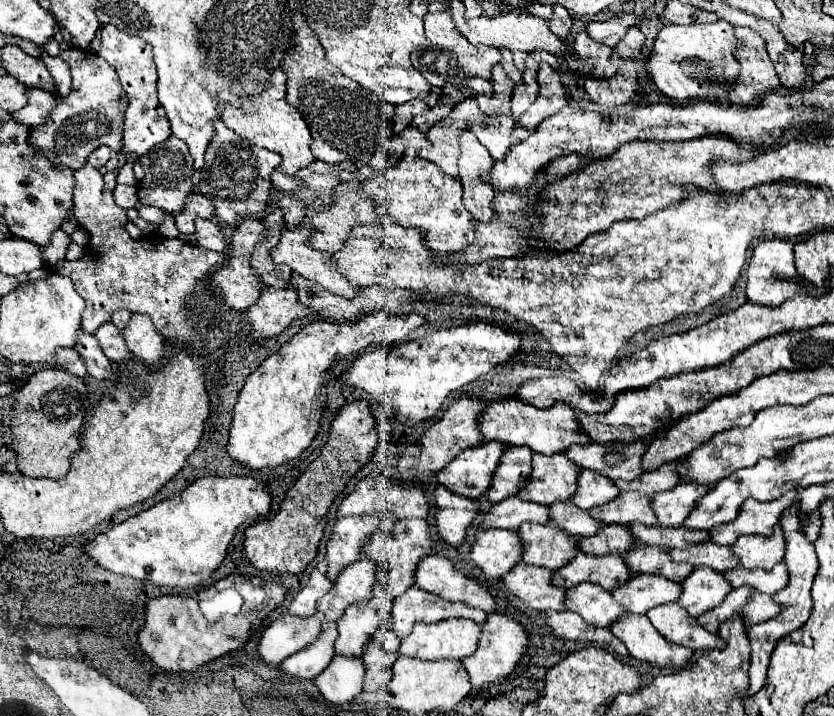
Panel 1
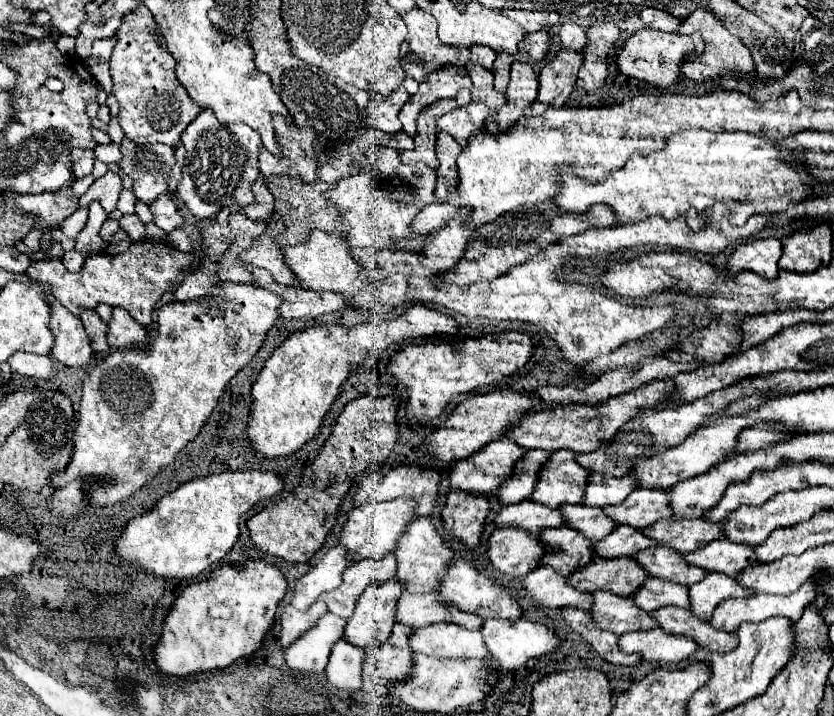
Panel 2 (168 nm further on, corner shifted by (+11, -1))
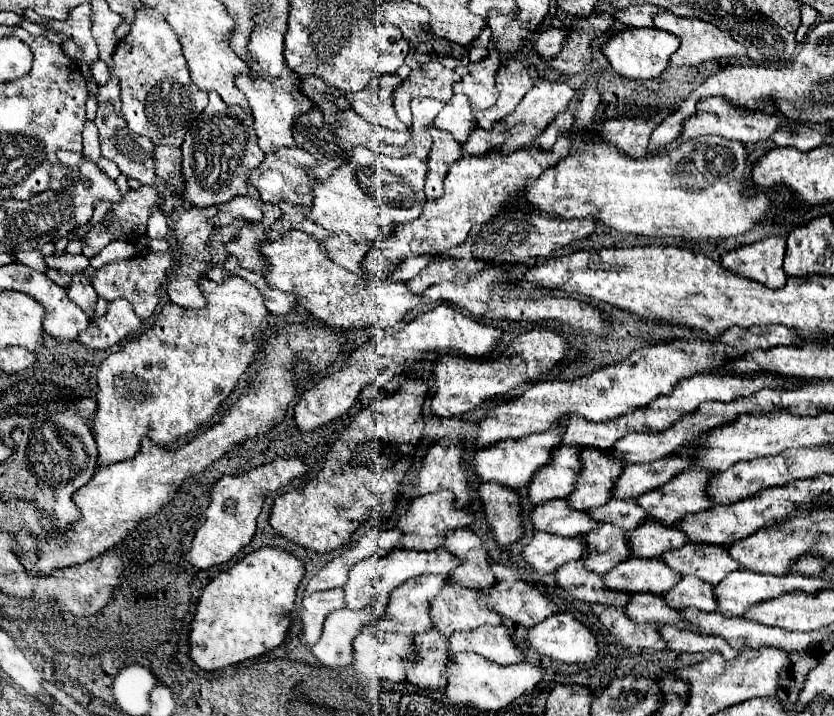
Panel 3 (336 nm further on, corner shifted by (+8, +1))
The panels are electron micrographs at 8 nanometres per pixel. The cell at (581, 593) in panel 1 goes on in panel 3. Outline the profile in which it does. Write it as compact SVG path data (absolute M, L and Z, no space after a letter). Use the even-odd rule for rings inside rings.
M629 594L629 600L625 604L625 614L635 622L655 622L657 626L665 624L677 624L679 612L665 606L663 600L657 594Z

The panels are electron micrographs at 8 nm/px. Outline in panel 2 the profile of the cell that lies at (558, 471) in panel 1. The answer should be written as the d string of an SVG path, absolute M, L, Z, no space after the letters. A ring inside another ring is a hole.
M572 450L554 452L540 472L540 480L536 484L532 500L548 508L580 504L584 500L588 476L590 472L578 464L576 453Z

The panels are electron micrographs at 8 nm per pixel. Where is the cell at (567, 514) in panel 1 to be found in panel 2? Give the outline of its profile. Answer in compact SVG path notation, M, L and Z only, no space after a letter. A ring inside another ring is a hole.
M570 504L570 506L562 506L560 512L564 512L568 526L576 528L578 532L584 532L584 536L588 536L588 540L592 540L592 542L602 540L618 526L618 522L612 520L610 516L606 516L602 512L602 508L588 508L584 504Z

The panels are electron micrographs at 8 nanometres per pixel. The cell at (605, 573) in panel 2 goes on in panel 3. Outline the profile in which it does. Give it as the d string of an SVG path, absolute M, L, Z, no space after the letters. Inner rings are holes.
M631 556L631 558L627 558L627 562L619 562L619 566L615 566L615 570L609 570L601 578L607 586L611 586L611 590L617 590L617 592L663 594L663 592L671 590L671 586L675 586L681 576L677 572L673 572L669 566L665 566L663 562L659 562L657 558L633 558Z

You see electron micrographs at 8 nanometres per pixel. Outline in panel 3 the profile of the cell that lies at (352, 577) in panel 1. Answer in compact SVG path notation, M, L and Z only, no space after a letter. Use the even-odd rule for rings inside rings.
M435 548L435 550L391 550L389 554L383 556L373 556L367 560L357 562L351 572L349 572L349 580L343 586L345 592L345 606L349 610L361 610L365 608L369 602L373 602L373 598L381 596L389 596L389 592L393 588L397 588L399 584L403 584L409 578L415 578L419 574L425 572L435 572L435 574L449 574L453 568L457 566L457 560L453 558L451 552L443 550L443 548Z

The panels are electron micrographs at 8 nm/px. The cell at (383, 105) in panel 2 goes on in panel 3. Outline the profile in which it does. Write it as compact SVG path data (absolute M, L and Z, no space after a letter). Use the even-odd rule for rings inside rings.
M383 76L373 80L367 88L357 94L351 94L353 108L361 118L371 124L379 124L383 128L399 132L409 131L407 126L395 116L393 108L393 94L399 88L399 76Z

